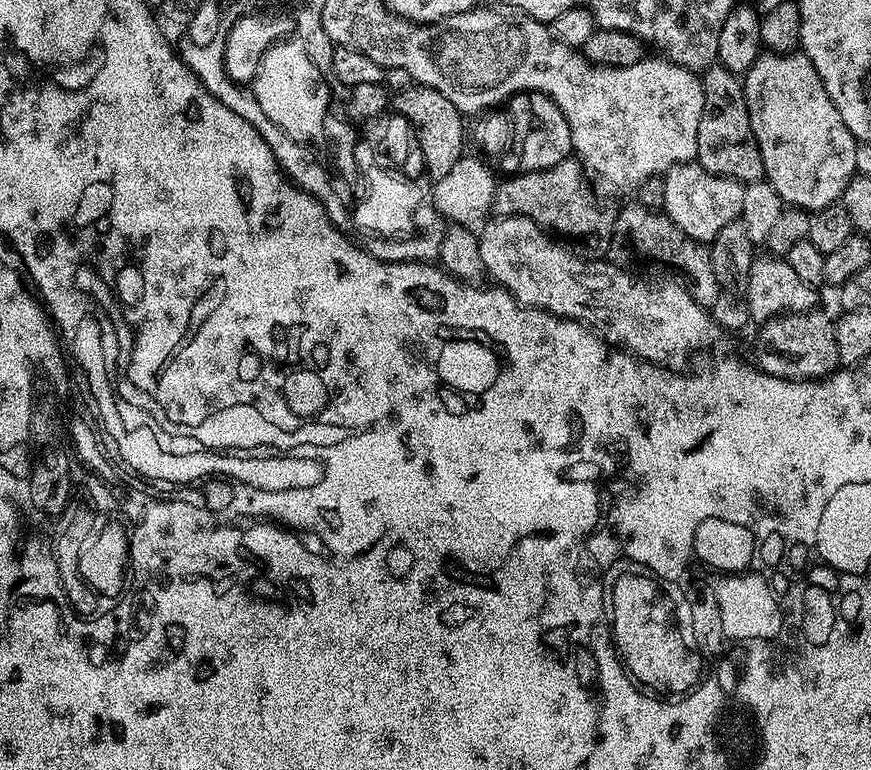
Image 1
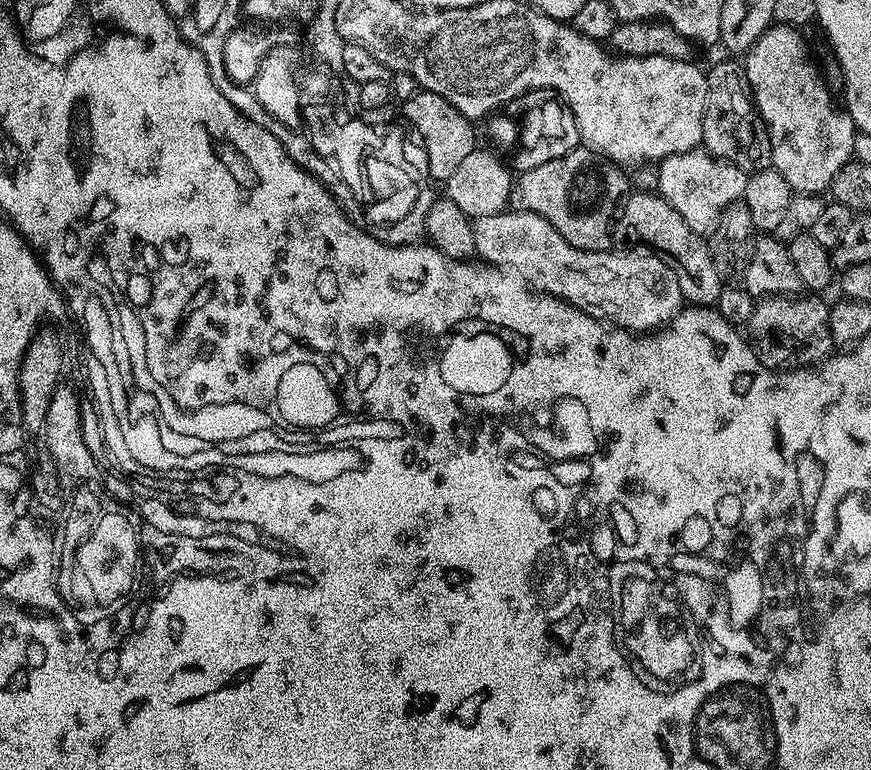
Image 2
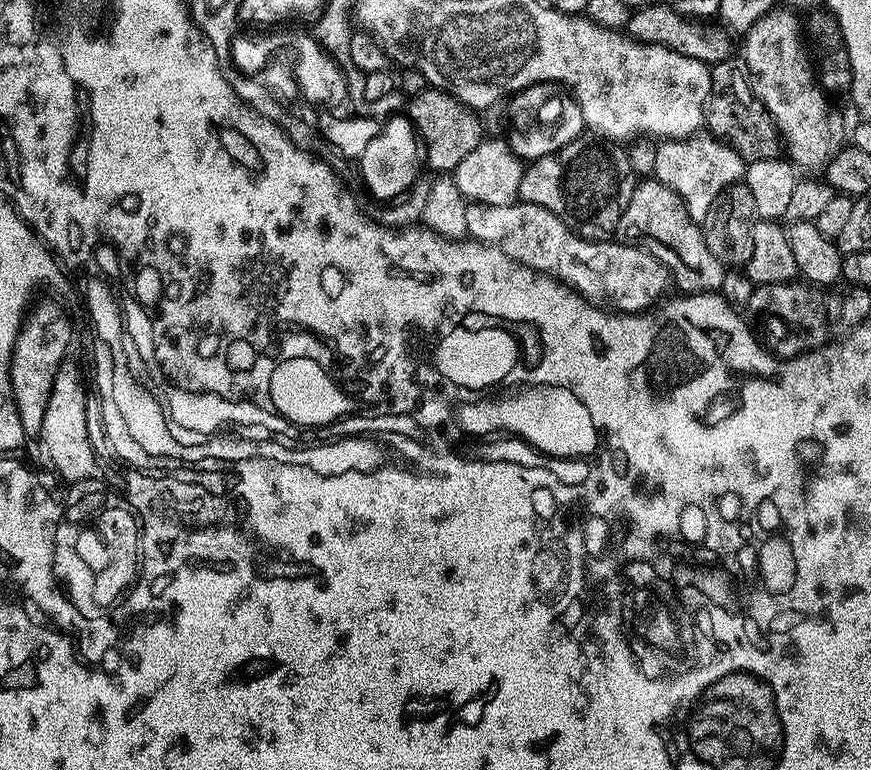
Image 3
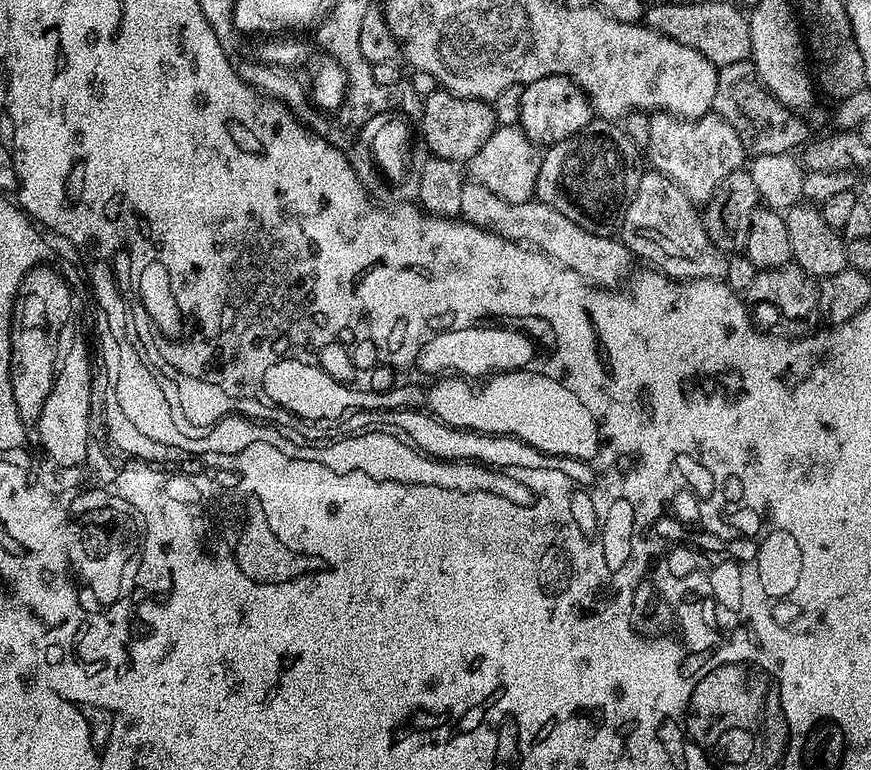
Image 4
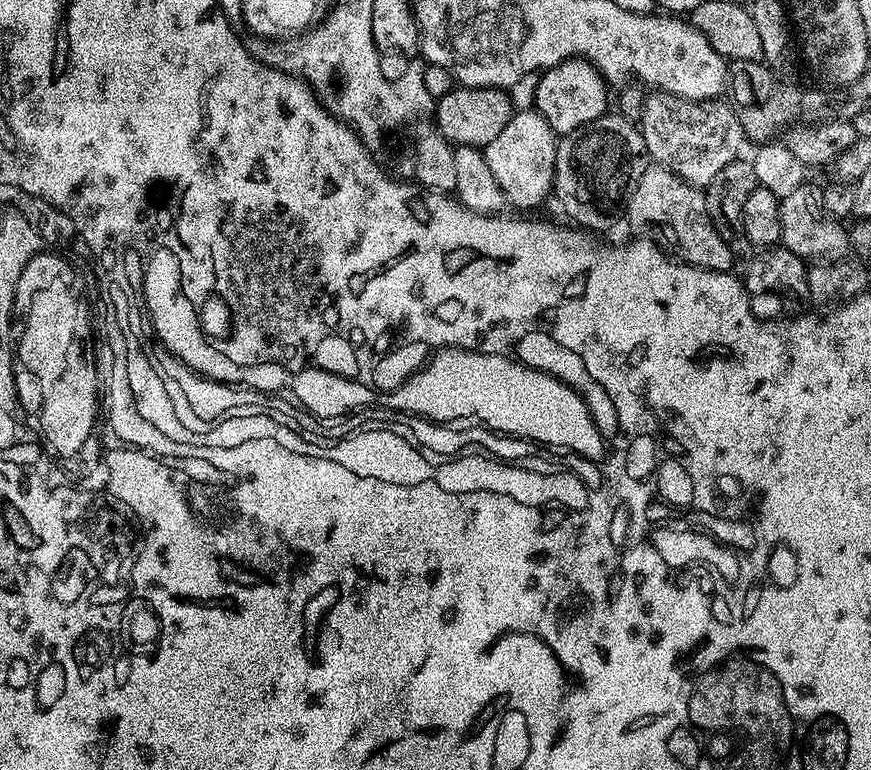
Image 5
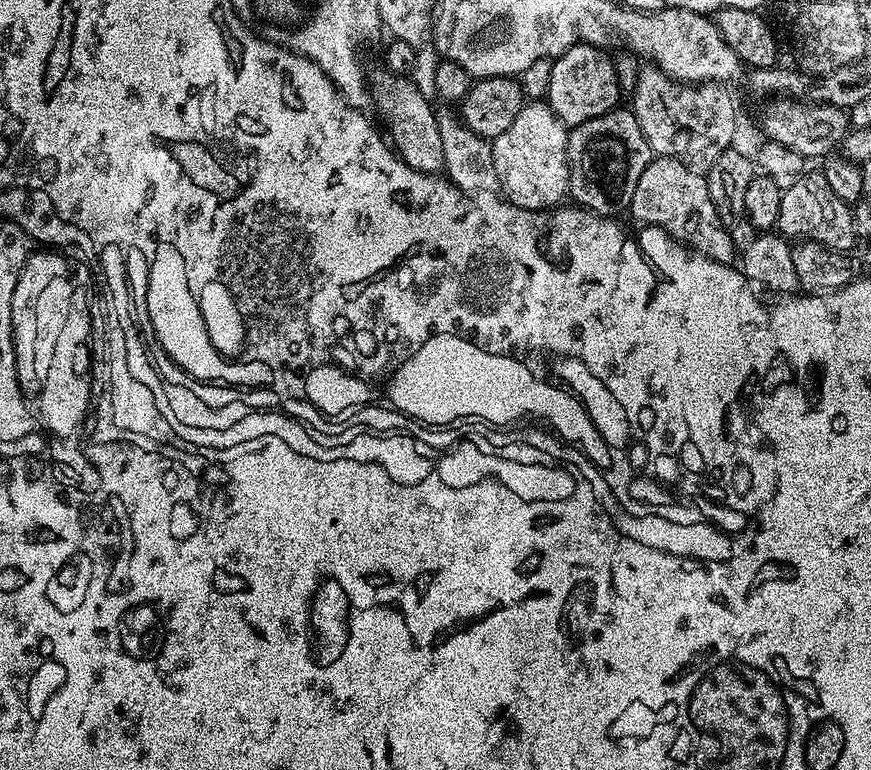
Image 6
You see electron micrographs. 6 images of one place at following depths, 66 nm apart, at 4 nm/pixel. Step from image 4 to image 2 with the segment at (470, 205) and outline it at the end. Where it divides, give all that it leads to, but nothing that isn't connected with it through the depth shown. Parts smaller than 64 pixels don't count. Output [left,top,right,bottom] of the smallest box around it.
[472,210,685,334]

